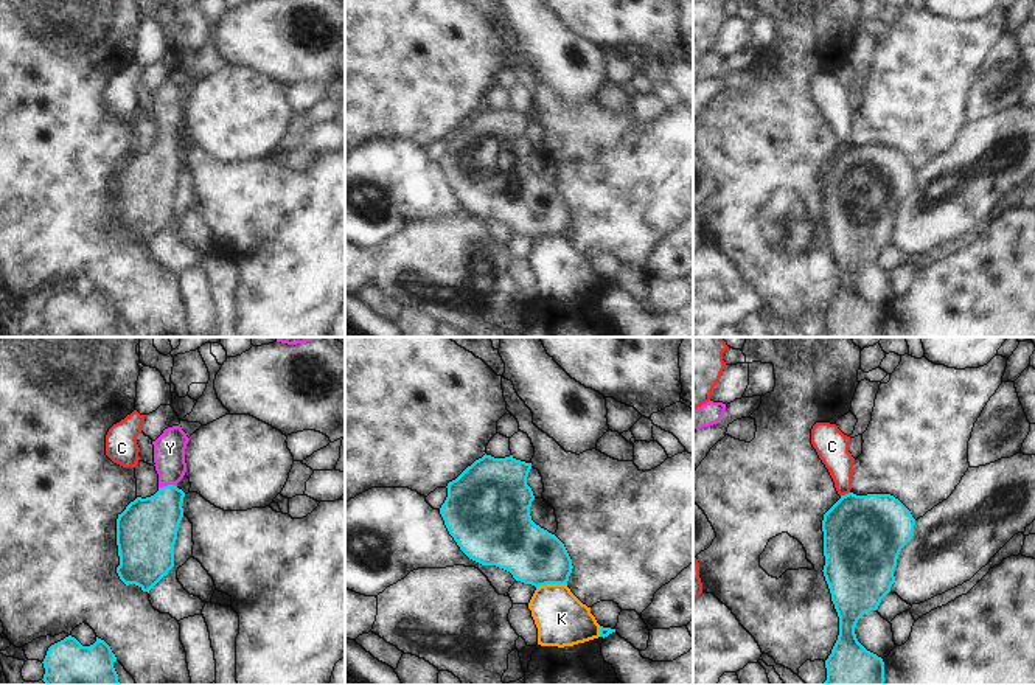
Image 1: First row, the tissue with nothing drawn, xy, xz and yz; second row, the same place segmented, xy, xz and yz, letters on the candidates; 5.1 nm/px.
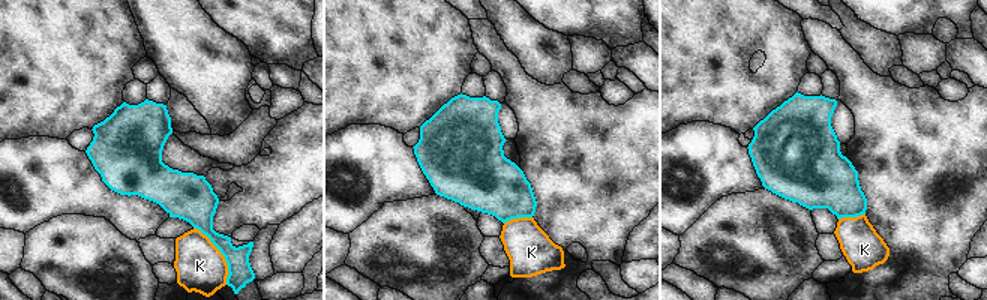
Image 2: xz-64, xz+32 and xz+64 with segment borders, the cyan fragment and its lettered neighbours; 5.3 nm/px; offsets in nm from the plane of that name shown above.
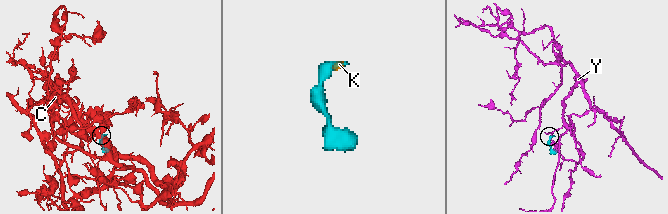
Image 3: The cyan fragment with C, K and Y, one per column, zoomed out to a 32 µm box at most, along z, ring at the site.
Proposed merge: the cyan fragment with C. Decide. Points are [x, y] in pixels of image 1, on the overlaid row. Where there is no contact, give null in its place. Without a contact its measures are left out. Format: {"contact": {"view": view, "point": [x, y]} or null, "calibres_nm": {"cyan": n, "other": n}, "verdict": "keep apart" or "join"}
{"contact": {"view": "yz", "point": [846, 494]}, "calibres_nm": {"cyan": 420, "other": 160}, "verdict": "keep apart"}

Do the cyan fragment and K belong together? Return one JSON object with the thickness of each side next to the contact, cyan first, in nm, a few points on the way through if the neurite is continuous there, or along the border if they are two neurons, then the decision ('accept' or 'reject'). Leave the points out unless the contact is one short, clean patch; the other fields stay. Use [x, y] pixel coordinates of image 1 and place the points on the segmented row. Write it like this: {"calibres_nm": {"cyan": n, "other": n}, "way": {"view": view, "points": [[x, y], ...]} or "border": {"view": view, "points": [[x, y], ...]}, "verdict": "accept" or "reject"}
{"calibres_nm": {"cyan": 300, "other": 280}, "verdict": "reject"}

